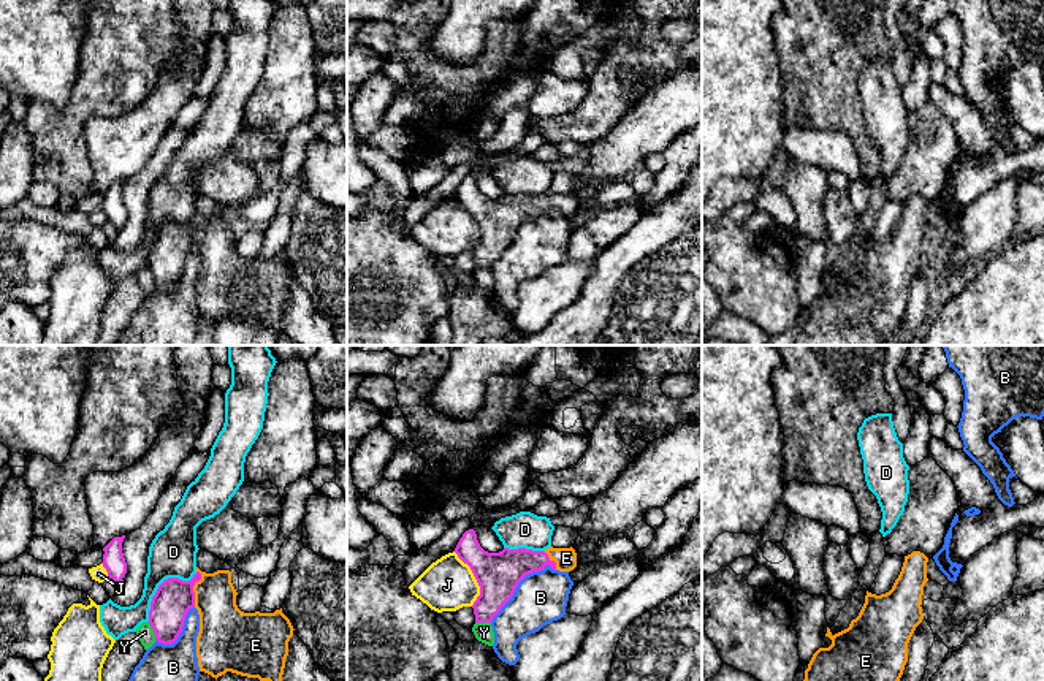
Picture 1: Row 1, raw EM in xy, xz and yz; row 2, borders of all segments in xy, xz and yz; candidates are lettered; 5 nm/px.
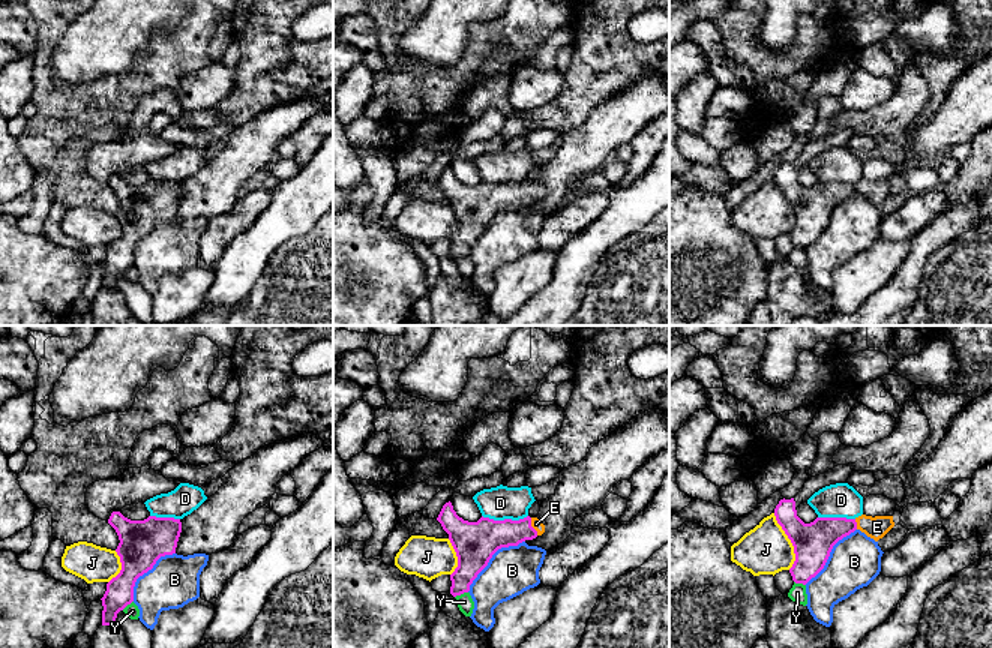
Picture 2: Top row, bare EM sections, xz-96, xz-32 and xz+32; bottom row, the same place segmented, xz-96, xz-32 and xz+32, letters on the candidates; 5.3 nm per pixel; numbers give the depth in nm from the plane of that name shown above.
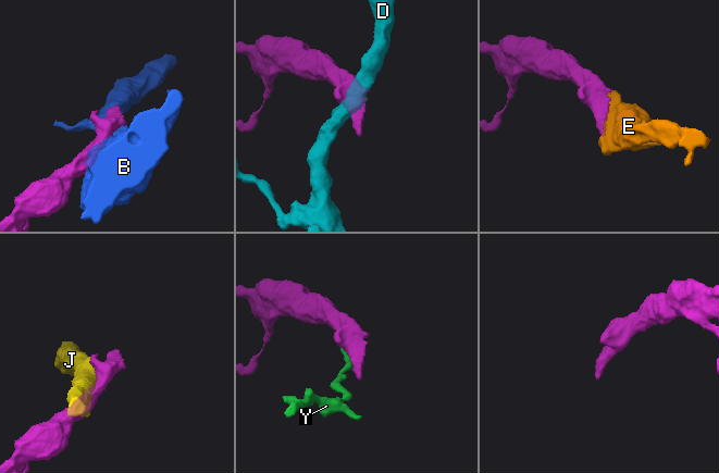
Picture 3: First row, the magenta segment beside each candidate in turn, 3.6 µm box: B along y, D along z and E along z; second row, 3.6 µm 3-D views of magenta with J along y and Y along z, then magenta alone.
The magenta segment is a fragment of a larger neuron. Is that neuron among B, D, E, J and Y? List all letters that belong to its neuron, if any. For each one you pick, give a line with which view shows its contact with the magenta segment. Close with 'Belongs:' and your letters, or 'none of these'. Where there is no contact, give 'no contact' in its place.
E: meets magenta in xy
Belongs: E

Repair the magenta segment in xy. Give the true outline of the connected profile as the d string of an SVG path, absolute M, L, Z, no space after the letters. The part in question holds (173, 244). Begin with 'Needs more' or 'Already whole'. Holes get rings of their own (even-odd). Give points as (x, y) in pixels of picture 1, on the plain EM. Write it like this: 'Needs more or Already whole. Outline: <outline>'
Needs more. Outline: M196 212L196 219L190 226L179 223L165 225L152 242L149 255L149 269L154 274L155 285L163 290L173 290L182 277L189 255L195 252L200 260L200 277L196 282L200 317L215 325L231 317L269 326L277 336L282 336L288 287L295 274L282 258L282 253L274 258L244 258L236 250L236 241L230 215L206 219Z

